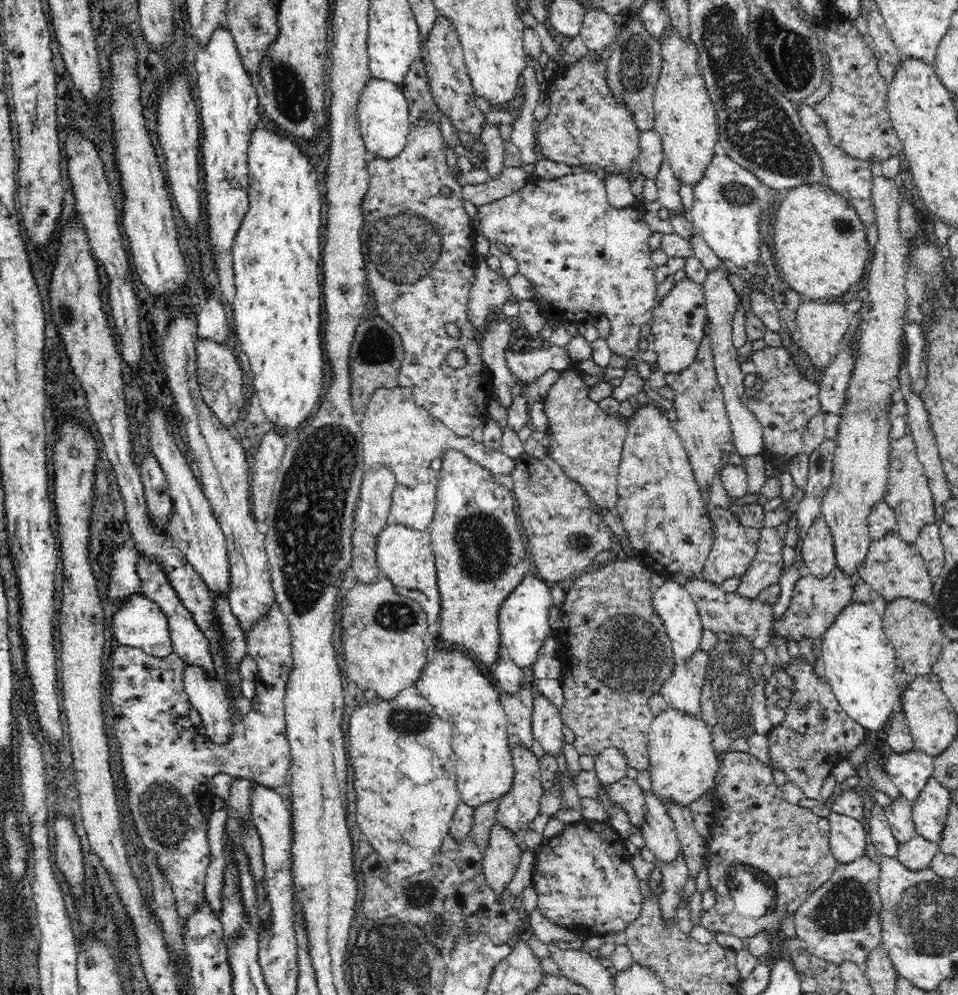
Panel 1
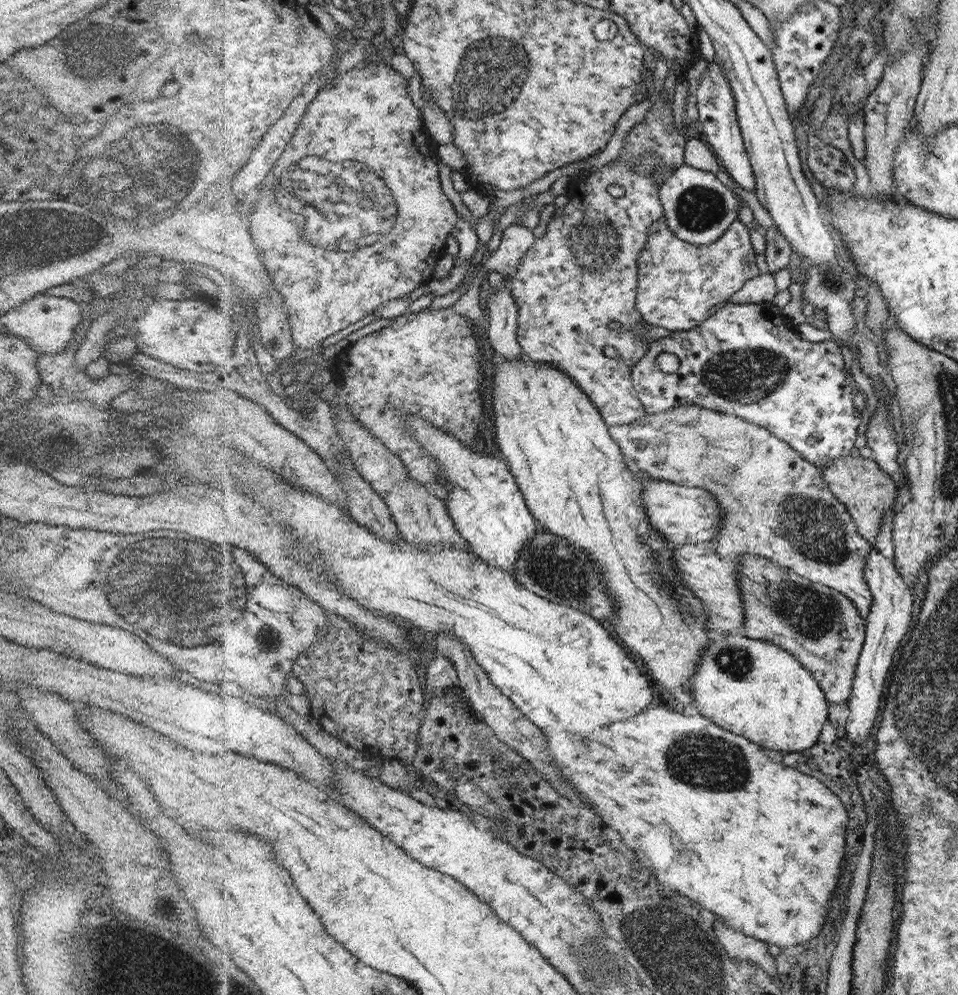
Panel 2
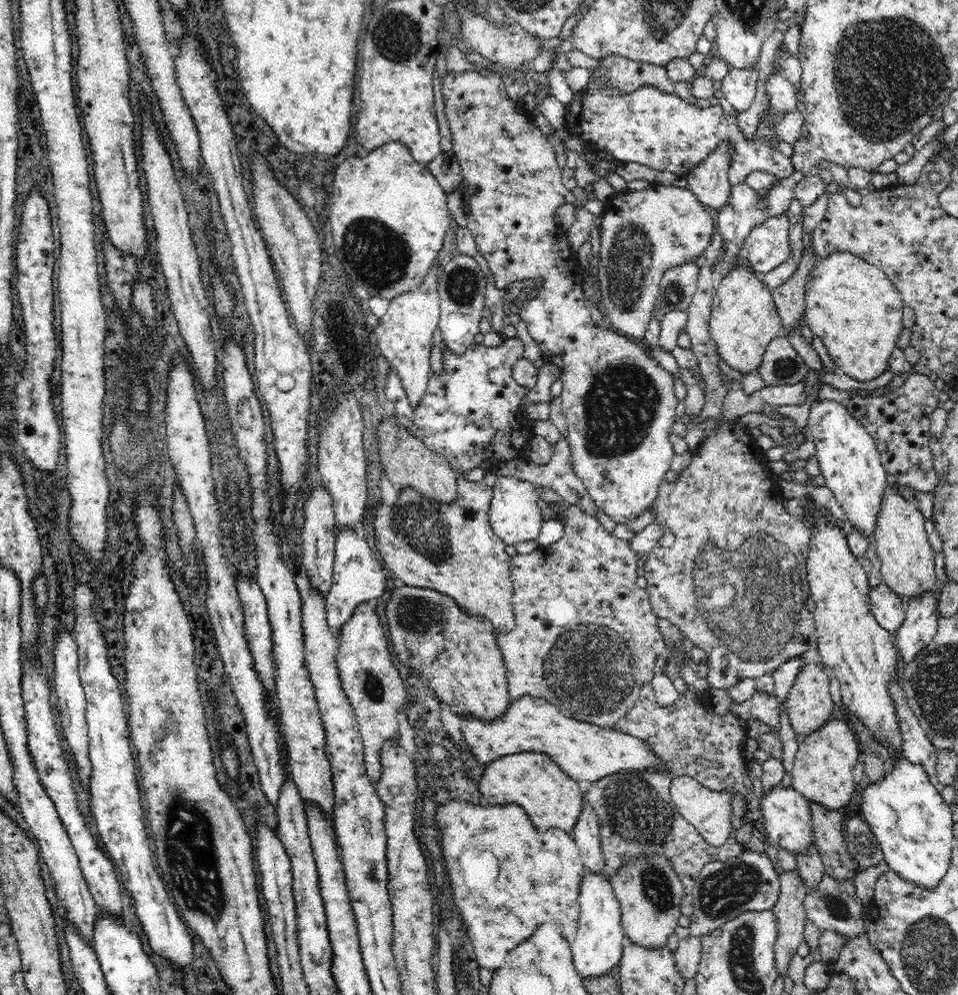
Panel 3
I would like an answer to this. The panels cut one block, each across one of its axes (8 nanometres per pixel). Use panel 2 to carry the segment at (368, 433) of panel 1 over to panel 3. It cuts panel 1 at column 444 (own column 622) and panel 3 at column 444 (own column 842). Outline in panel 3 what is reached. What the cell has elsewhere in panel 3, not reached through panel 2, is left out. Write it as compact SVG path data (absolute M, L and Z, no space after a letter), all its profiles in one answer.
M456 480L457 500L454 503L438 503L410 485L402 487L396 504L382 506L376 510L374 532L378 540L378 552L386 566L408 586L431 587L451 595L464 611L476 617L486 618L496 632L509 632L516 626L513 610L513 582L511 579L511 557L506 553L506 543L496 536L489 524L488 510L493 490L480 481Z

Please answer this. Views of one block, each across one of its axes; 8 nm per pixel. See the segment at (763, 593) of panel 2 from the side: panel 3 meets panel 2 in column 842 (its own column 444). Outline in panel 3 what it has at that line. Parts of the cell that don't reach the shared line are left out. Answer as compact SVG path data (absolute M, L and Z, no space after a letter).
M404 586L390 594L390 602L386 606L386 622L391 649L400 663L408 668L424 668L428 672L428 680L432 680L432 688L440 696L439 701L449 704L452 712L471 713L480 719L494 719L509 706L512 700L508 697L504 659L497 648L496 631L486 618L464 611L464 607L443 591L432 590L431 587Z

